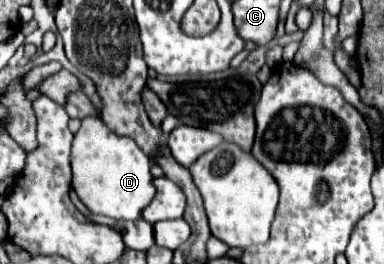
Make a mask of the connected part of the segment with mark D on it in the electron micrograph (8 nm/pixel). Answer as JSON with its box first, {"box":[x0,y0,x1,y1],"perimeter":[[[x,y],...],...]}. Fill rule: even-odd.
{"box":[71,116,155,220],"perimeter":[[[99,116],[81,120],[81,128],[73,138],[71,166],[73,188],[93,214],[103,214],[113,220],[139,220],[155,196],[153,176],[149,172],[151,158],[133,140],[105,128]]]}

